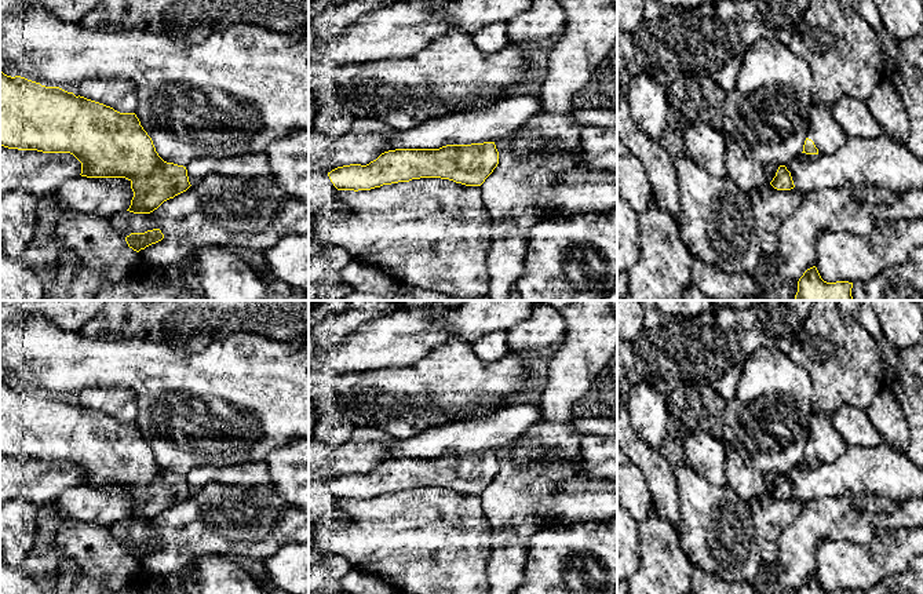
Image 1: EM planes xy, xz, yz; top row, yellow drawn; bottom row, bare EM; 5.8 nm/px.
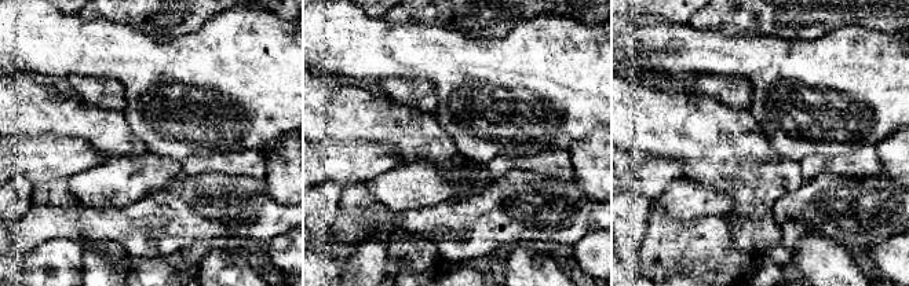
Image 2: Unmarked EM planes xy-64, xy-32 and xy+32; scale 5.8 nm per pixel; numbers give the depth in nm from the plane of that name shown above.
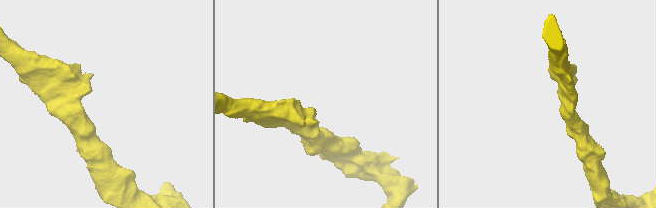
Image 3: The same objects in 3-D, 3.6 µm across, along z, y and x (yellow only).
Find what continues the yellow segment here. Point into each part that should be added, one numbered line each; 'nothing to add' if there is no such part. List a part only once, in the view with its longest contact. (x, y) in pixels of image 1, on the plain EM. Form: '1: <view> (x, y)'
1: yz (825, 441)

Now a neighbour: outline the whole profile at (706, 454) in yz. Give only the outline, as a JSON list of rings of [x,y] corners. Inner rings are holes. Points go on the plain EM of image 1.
[[[693,431],[682,440],[686,463],[712,485],[725,485],[727,445],[707,431]]]

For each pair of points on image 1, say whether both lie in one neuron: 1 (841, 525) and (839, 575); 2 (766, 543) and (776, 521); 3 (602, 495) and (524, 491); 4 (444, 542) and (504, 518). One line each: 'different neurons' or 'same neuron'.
1: different neurons
2: same neuron
3: different neurons
4: different neurons

